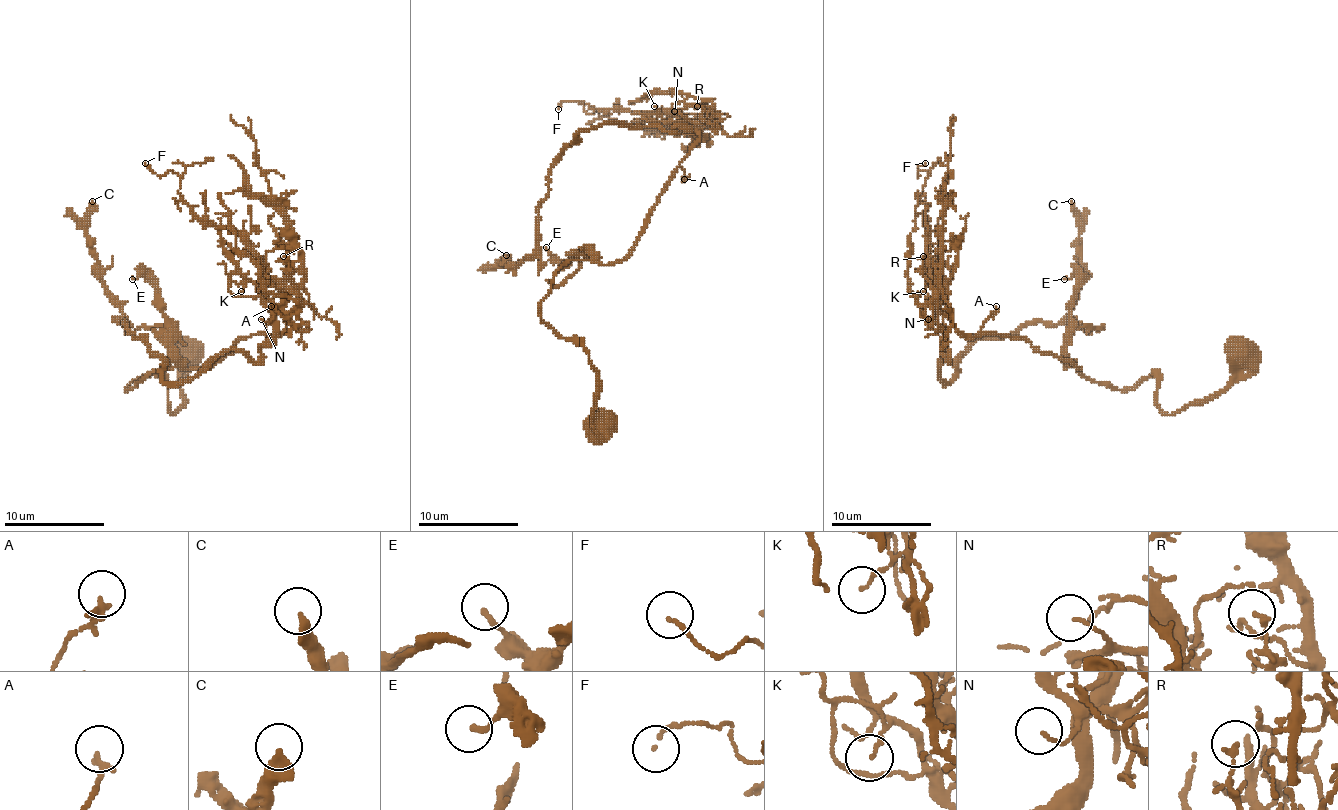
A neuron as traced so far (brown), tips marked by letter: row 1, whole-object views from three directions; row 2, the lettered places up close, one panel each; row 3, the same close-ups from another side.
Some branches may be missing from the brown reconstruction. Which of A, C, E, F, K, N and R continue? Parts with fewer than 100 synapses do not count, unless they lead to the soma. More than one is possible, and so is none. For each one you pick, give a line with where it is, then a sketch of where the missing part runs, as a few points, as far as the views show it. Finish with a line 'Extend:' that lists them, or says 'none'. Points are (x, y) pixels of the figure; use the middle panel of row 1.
Extend: none

